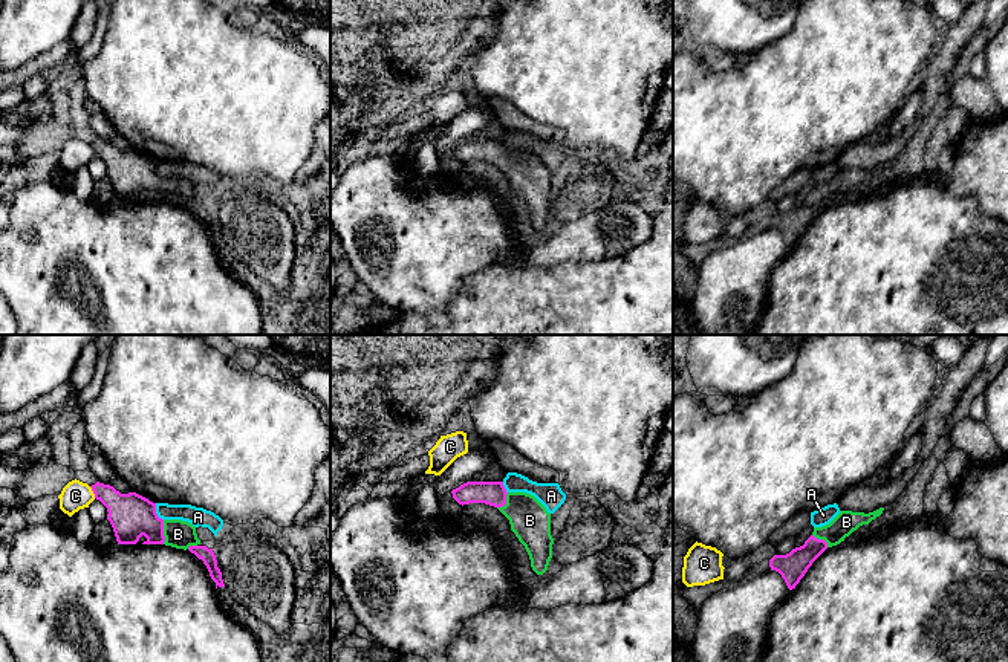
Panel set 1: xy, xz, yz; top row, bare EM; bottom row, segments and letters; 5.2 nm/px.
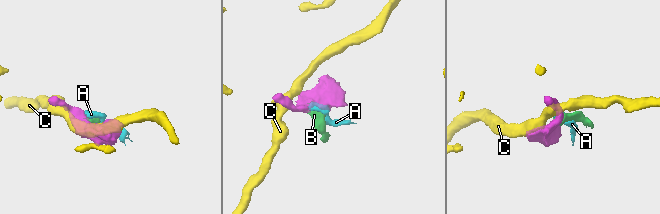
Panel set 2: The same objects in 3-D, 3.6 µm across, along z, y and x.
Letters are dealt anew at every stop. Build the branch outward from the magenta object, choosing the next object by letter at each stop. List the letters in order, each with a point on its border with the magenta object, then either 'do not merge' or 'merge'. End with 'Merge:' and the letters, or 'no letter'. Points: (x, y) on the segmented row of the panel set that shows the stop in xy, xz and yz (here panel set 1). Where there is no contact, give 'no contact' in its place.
A: xy (155, 512) | do not merge
B: xy (162, 532) | merge
C: xy (94, 493) | do not merge
Merge: B

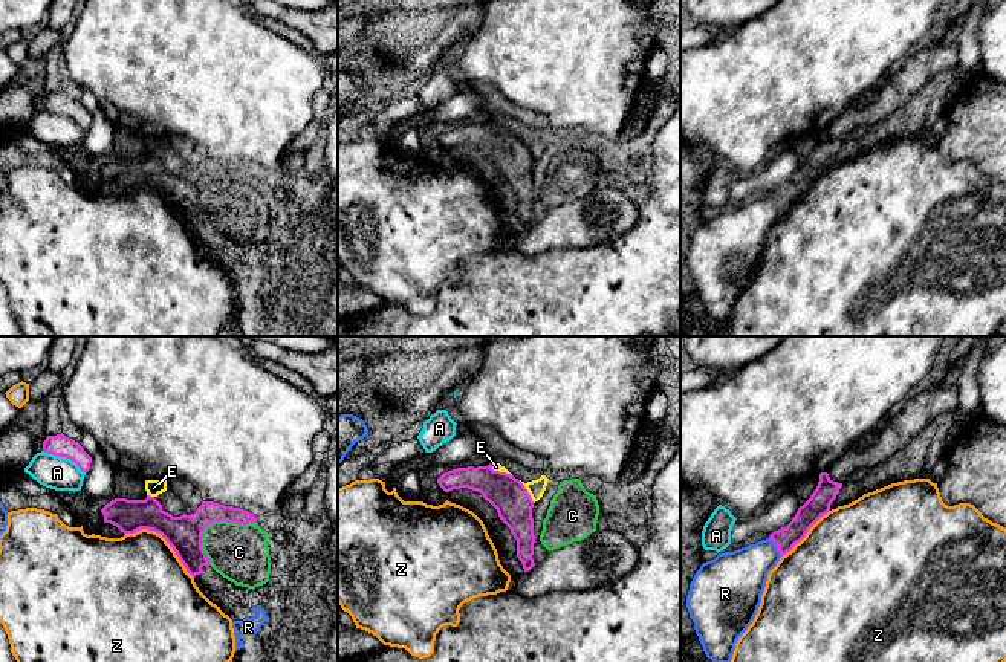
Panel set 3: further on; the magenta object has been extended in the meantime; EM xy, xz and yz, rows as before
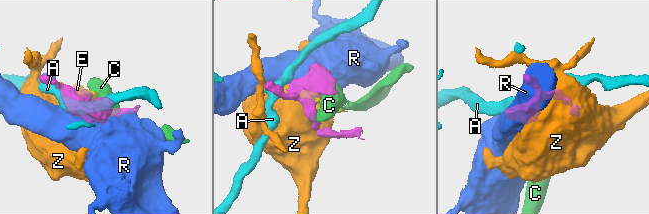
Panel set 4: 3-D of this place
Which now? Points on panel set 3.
A: xy (64, 456) | do not merge
C: xy (211, 522) | do not merge
E: xz (526, 491) | do not merge
R: yz (775, 545) | do not merge
Z: xy (164, 537) | do not merge
Merge: no letter

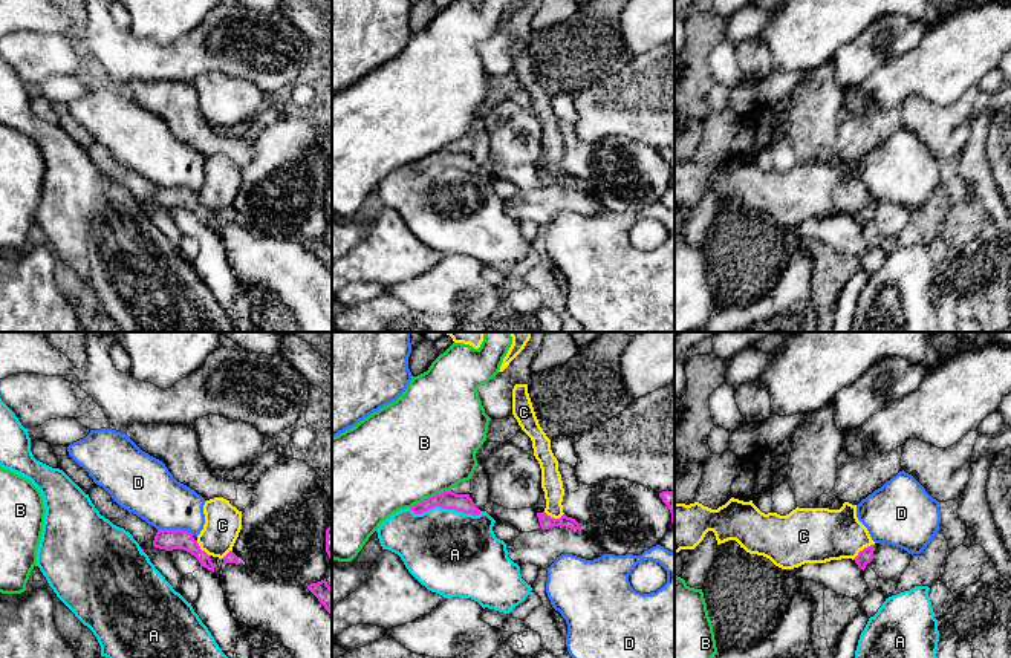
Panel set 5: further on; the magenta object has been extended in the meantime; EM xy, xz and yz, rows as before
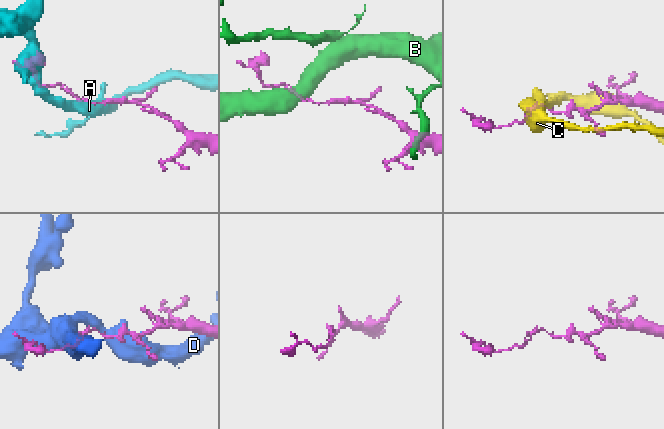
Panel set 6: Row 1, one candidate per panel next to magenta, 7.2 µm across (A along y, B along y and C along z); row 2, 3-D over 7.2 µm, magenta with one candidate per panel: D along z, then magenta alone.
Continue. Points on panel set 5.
A: xz (445, 508) | do not merge
B: xz (430, 498) | do not merge
C: yz (864, 548) | do not merge
D: xy (176, 530) | do not merge
Merge: no letter

